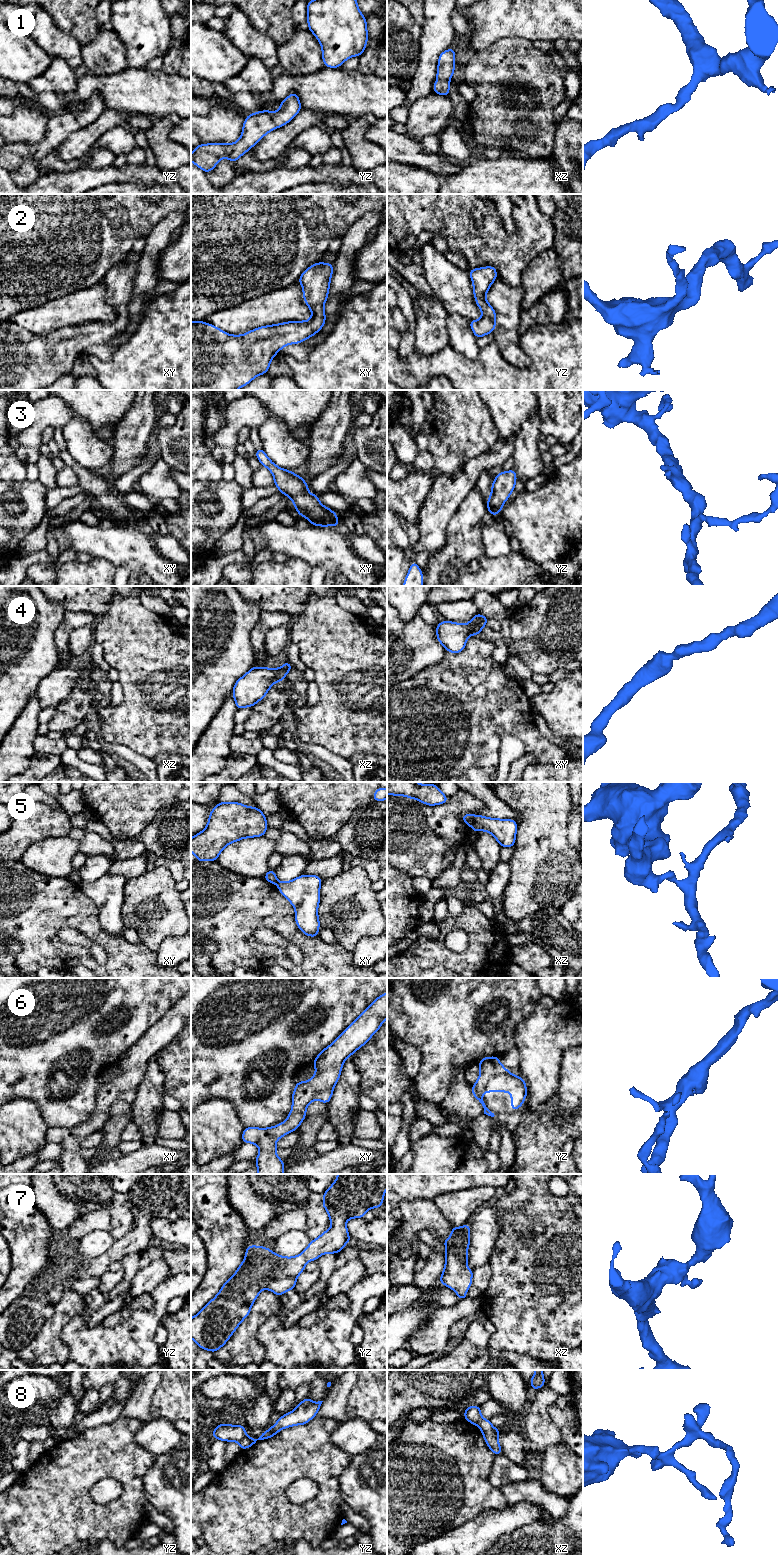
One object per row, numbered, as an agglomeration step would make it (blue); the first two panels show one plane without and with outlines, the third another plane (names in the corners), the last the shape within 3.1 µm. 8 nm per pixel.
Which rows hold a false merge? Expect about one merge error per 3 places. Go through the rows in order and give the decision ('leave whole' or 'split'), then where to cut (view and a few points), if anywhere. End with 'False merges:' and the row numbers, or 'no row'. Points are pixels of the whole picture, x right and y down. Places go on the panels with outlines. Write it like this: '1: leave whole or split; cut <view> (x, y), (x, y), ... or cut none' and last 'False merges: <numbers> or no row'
1: leave whole; cut none
2: leave whole; cut none
3: leave whole; cut none
4: leave whole; cut none
5: split; cut xz (475, 816), (474, 823), (471, 826)
6: leave whole; cut none
7: leave whole; cut none
8: split; cut yz (246, 1435), (239, 1444)
False merges: 5, 8

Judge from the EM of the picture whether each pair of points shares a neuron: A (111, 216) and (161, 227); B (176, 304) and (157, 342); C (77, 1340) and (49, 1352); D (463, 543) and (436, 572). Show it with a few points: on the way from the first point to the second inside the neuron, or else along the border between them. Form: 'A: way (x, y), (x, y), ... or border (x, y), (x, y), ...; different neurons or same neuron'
A: border (174, 212), (169, 212), (164, 216), (145, 237); different neurons
B: way (176, 313), (176, 322), (166, 333); same neuron
C: border (68, 1322), (60, 1338), (70, 1359); different neurons
D: way (457, 550), (443, 565); same neuron

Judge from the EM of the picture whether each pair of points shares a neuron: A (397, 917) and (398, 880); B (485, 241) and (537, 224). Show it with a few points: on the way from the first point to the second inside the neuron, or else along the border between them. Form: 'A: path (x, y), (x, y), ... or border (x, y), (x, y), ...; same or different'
A: path (397, 908), (397, 889); same
B: path (498, 241), (520, 241), (524, 237); same

